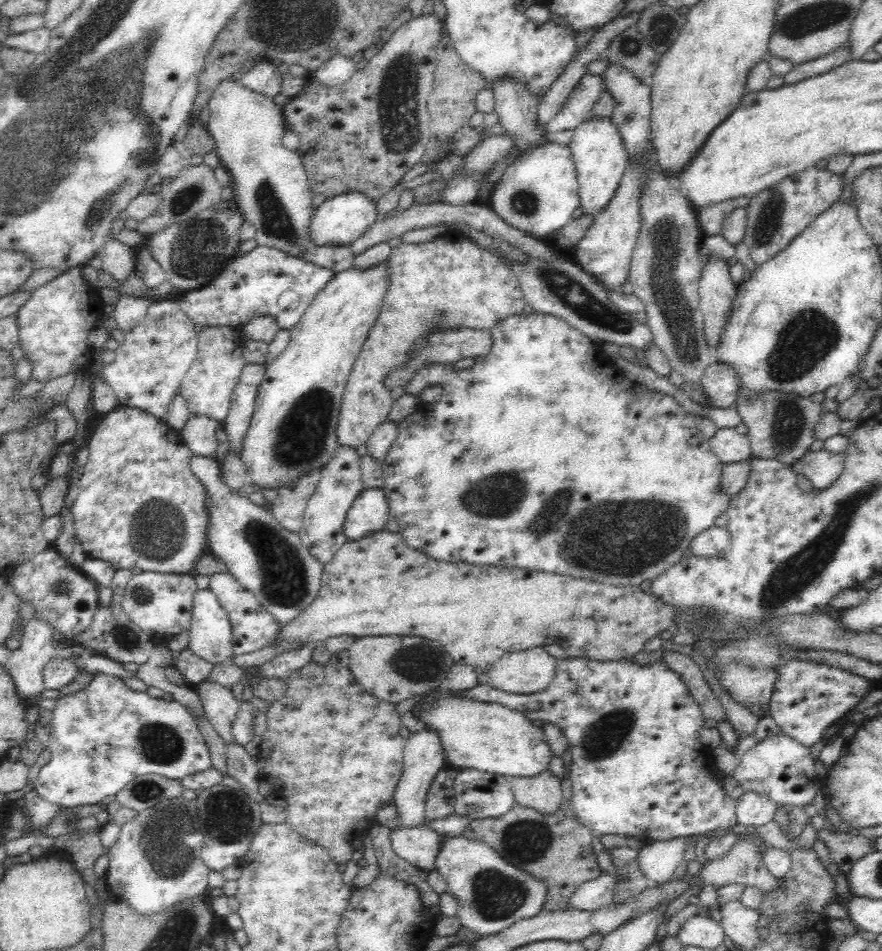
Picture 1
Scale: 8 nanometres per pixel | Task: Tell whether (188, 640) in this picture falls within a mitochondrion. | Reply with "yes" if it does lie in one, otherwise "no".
no

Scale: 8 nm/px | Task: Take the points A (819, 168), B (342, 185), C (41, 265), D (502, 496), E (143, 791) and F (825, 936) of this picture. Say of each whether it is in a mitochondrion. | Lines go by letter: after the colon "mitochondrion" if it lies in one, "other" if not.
A: other
B: other
C: other
D: mitochondrion
E: mitochondrion
F: other

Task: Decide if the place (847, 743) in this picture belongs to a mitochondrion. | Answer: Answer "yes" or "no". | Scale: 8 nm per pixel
no

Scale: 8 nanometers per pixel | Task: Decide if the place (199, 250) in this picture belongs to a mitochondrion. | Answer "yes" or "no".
yes

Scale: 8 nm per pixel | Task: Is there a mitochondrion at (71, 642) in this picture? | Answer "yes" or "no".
no

